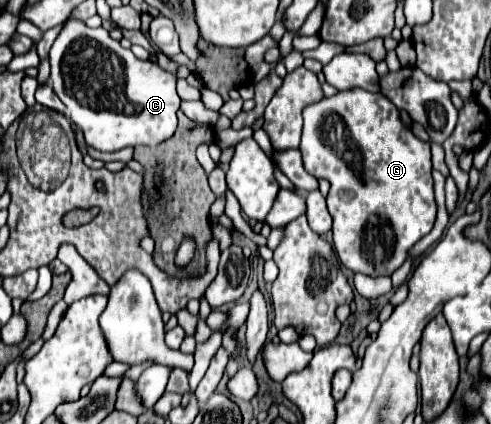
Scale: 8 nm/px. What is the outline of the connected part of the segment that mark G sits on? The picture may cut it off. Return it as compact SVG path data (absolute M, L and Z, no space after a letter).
M364 89L340 91L304 109L300 153L304 167L318 179L330 181L328 211L334 219L334 249L346 269L368 277L390 277L408 257L408 251L432 231L436 201L432 189L430 143L418 139L400 121L400 113L382 93Z

